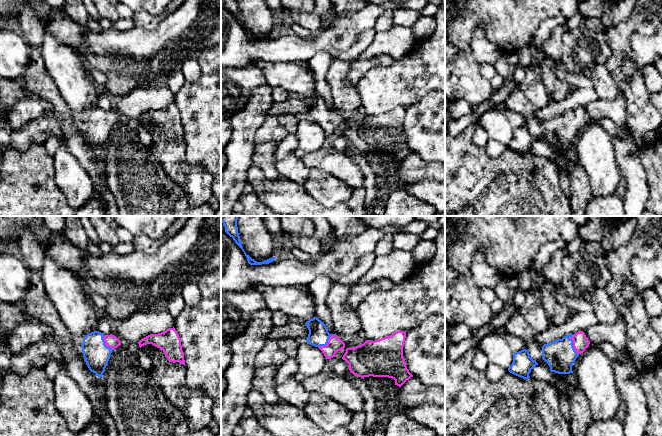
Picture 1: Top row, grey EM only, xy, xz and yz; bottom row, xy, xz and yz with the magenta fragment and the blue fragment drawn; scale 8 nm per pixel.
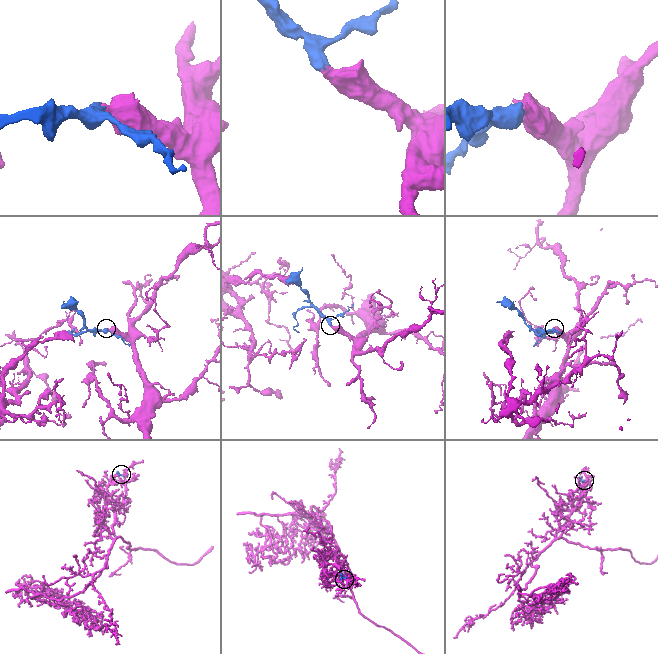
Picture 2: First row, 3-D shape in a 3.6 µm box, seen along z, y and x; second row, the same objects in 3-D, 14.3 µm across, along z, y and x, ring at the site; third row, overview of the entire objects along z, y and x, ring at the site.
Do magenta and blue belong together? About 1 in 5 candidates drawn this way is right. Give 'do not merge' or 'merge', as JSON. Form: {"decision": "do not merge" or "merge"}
{"decision": "merge"}

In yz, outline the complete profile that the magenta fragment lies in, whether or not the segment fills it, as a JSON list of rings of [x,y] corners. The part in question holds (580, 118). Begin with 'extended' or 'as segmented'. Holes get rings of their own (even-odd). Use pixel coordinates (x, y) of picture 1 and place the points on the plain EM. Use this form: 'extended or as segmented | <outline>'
extended | [[[583,107],[569,110],[542,122],[542,134],[548,139],[551,148],[572,149],[576,134],[588,124],[590,117]]]

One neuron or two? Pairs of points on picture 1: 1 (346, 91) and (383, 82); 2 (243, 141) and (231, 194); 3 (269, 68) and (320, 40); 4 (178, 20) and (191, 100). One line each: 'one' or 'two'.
1: two
2: one
3: two
4: two

